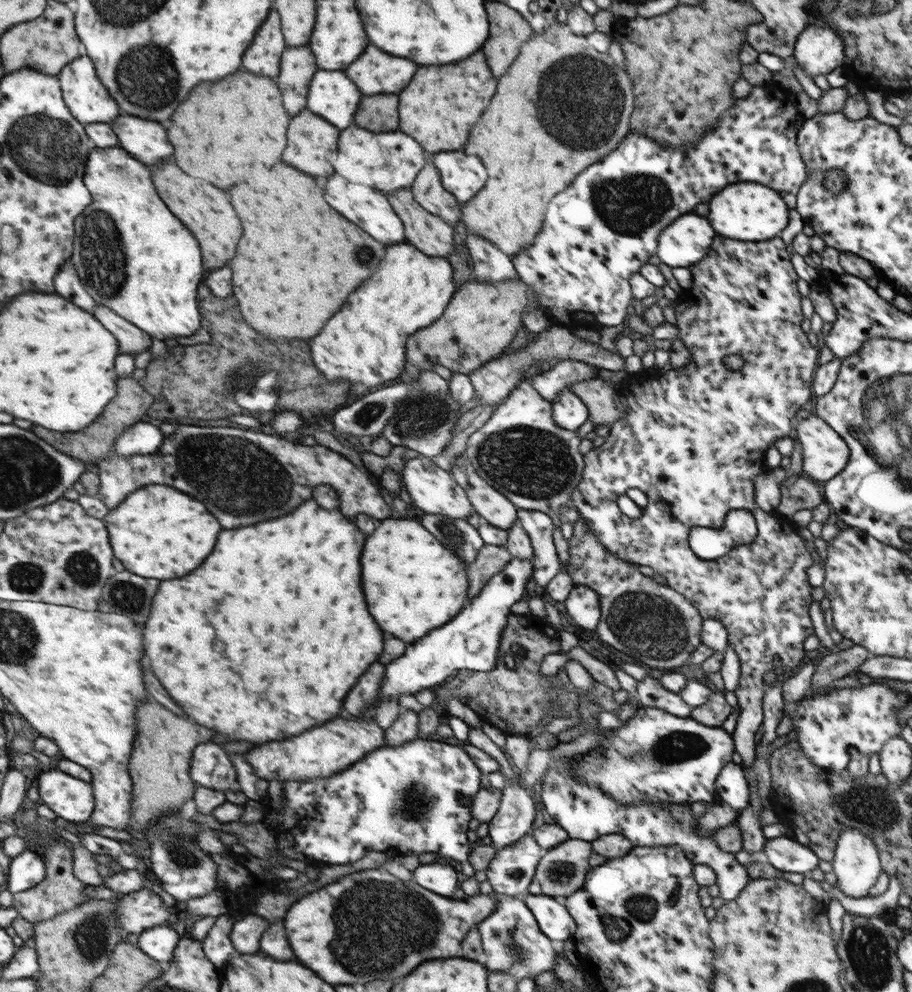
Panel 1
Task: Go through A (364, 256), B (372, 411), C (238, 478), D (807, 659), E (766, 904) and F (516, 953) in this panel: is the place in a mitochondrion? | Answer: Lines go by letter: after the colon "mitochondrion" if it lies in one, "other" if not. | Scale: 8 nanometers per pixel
A: mitochondrion
B: mitochondrion
C: mitochondrion
D: other
E: other
F: mitochondrion

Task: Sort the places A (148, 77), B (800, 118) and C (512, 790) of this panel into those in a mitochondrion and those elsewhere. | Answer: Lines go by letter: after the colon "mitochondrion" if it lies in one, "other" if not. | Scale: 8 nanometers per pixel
A: mitochondrion
B: other
C: other

